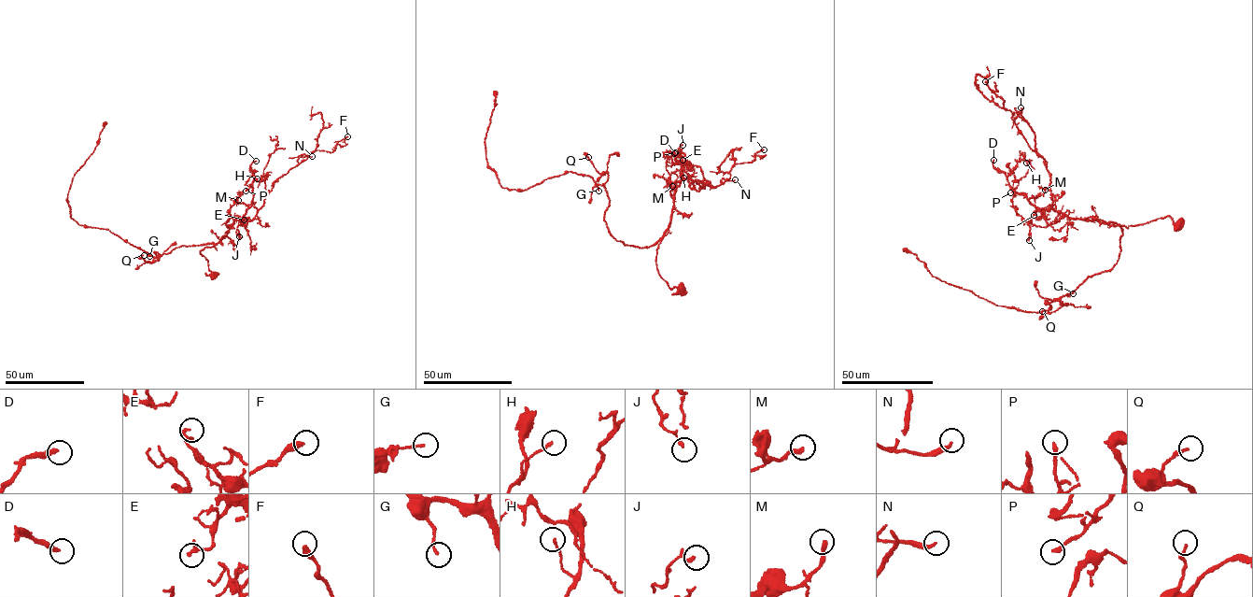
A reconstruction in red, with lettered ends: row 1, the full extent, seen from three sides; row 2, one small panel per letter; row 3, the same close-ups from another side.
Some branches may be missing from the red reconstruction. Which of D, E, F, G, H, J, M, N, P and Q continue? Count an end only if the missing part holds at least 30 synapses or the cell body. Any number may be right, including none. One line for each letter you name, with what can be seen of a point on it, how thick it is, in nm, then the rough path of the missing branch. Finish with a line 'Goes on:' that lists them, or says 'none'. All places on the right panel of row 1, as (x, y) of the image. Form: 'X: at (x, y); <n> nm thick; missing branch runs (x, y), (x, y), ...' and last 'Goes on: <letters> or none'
D: at (993, 160); 240 nm thick; missing branch runs (993, 160), (992, 126), (996, 109), (1004, 101), (1001, 90)
Goes on: D

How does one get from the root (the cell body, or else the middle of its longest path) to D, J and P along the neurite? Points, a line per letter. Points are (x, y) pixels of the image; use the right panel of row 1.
D: (1178, 223), (1167, 216), (1128, 227), (1069, 218), (1051, 206), (1036, 208), (1011, 188), (993, 160)
J: (1178, 223), (1167, 216), (1128, 227), (1062, 216), (1046, 227), (1028, 224), (1030, 220), (1029, 240)
P: (1178, 223), (1167, 216), (1128, 227), (1069, 218), (1051, 206), (1036, 208), (1011, 189), (1018, 180), (1010, 192)

